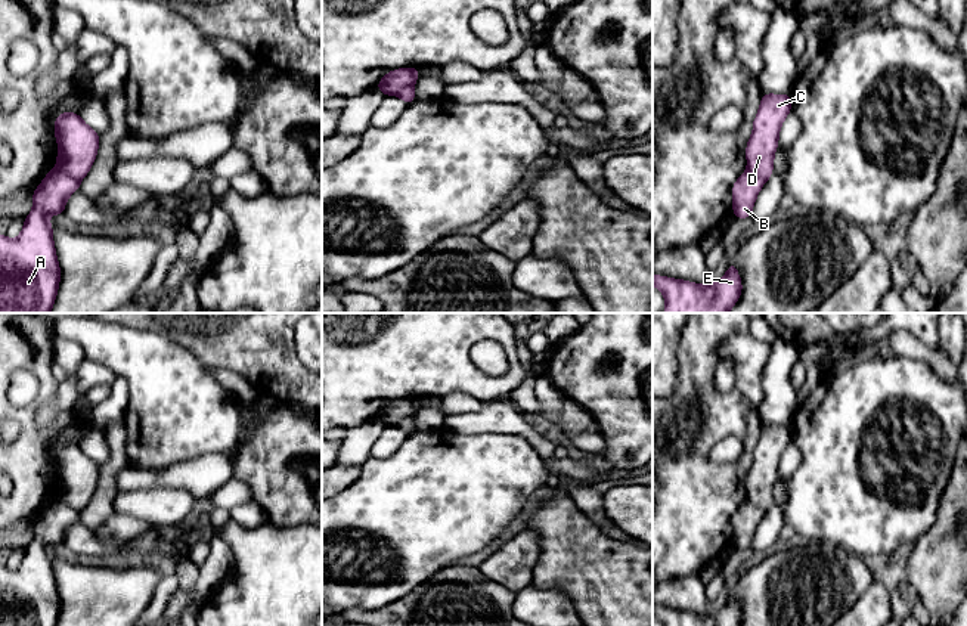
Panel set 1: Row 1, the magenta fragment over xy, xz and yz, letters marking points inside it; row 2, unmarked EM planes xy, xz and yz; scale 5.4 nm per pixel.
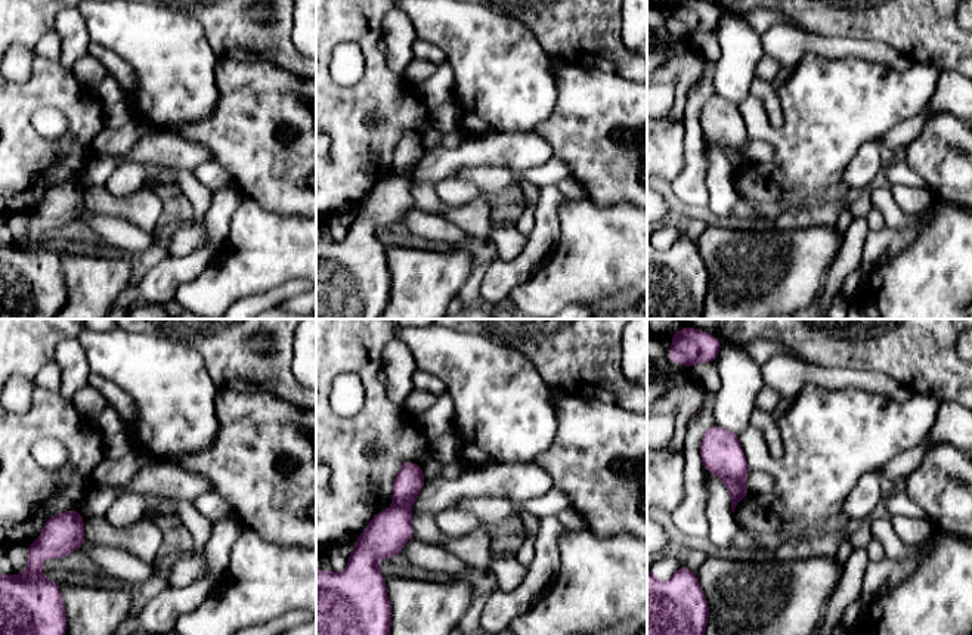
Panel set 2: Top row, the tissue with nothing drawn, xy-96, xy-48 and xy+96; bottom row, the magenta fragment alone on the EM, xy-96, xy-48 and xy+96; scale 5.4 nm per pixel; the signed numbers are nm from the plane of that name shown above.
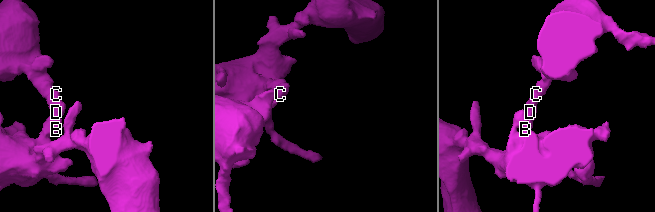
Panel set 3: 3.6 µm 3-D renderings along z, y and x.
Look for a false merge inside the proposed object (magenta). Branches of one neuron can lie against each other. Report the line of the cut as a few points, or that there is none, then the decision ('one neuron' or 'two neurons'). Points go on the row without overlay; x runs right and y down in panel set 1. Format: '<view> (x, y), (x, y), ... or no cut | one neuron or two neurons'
xy (55, 499), (67, 504), (78, 514) | two neurons

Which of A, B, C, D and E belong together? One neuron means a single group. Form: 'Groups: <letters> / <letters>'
Groups: A B E / C D

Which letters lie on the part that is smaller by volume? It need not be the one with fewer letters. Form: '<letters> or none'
C, D

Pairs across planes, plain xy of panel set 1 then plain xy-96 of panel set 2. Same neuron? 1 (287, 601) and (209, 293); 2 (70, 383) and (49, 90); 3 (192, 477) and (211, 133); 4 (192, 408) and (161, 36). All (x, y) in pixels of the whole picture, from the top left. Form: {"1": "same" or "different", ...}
{"1": "same", "2": "different", "3": "different", "4": "same"}

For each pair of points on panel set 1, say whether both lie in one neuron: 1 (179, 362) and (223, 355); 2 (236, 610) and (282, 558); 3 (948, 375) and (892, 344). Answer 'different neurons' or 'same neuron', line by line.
1: different neurons
2: same neuron
3: same neuron

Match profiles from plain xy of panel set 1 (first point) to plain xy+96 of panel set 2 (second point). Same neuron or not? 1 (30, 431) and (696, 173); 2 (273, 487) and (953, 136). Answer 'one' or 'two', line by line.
1: two
2: one

